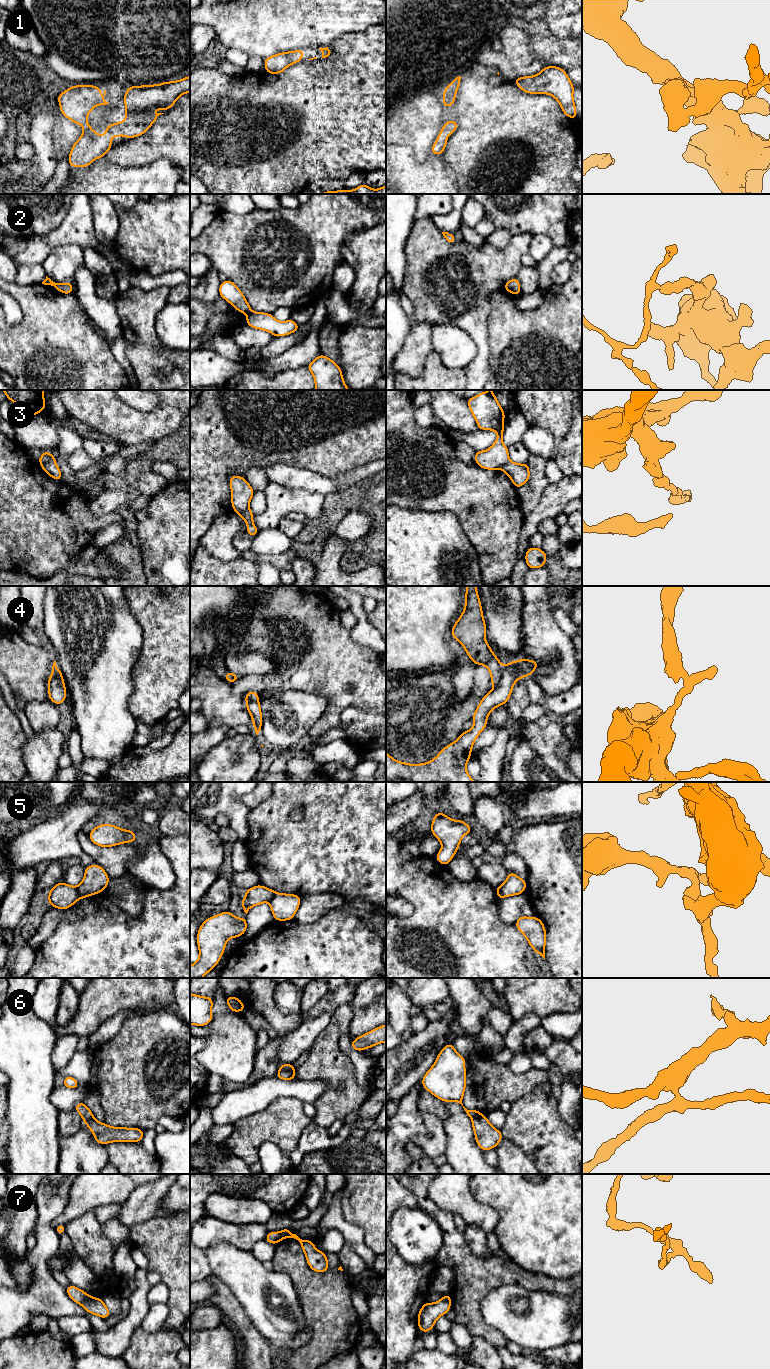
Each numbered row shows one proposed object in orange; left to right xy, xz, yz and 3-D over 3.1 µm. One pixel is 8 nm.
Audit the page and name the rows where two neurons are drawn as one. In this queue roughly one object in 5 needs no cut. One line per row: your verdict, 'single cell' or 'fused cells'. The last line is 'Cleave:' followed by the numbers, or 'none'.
1: single cell
2: fused cells
3: fused cells
4: fused cells
5: fused cells
6: fused cells
7: fused cells
Cleave: 2, 3, 4, 5, 6, 7

